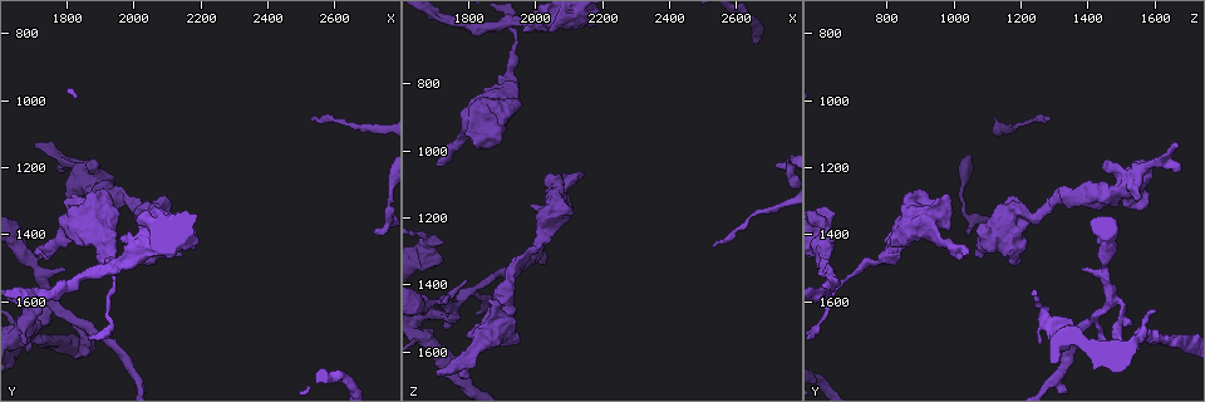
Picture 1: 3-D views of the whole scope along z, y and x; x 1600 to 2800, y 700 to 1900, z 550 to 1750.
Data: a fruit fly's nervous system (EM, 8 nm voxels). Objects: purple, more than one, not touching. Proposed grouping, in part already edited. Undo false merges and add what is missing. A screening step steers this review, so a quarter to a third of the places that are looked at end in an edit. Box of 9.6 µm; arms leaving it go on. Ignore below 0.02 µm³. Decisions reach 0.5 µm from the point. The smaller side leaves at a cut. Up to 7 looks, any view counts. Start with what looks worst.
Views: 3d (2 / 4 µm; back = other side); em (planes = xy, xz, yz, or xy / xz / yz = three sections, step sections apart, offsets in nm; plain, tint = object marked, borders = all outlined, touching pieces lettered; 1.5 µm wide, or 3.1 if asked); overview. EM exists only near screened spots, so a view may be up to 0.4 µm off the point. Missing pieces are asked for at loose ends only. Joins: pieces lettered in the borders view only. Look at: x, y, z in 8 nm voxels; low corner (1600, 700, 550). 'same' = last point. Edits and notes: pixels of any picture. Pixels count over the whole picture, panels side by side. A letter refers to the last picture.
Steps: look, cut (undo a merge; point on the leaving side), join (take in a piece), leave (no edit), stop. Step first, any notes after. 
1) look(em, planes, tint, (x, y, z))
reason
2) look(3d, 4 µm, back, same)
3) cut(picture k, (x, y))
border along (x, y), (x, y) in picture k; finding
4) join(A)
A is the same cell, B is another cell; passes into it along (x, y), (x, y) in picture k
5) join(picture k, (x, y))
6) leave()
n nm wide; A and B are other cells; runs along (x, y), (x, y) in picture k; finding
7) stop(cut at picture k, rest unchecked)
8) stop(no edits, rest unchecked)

look(em, planes, borders, (1820, 1770, 1490))
an open end

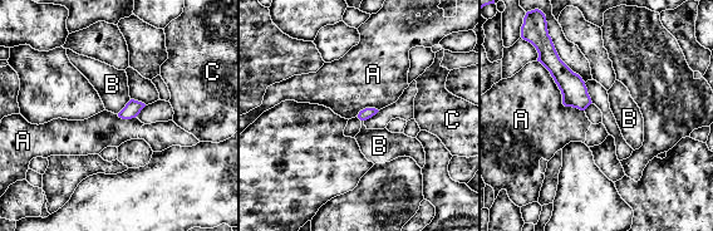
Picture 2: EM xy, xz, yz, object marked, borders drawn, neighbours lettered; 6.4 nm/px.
leave()
A, B and C are other cells; border along (540, 63), (561, 102), (584, 111) in picture 2; no lettered piece goes on from it

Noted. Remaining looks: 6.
look(em, xz, step 8, tint, (1710, 1460, 1050))
branch stops here

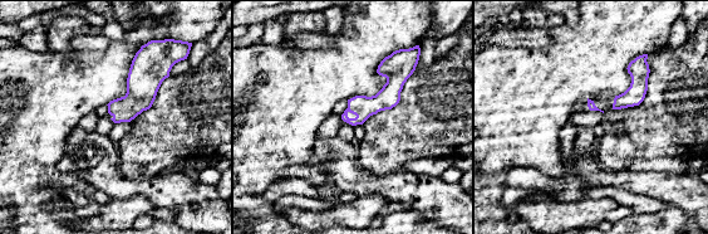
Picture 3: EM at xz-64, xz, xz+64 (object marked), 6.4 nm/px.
look(em, xz, step 8, borders, same)

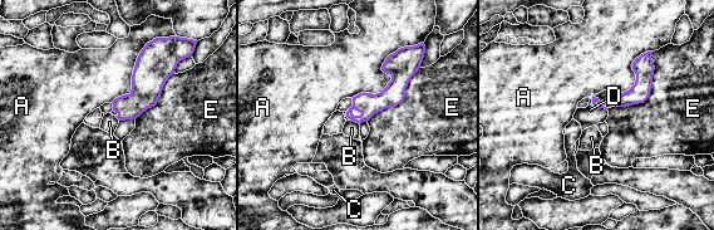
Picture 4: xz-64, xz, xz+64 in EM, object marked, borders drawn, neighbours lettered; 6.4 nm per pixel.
join(D)
D is the same cell, A, B, C and E are other cells; passes into it along (596, 103), (597, 107), (590, 116) in picture 4; it goes on there

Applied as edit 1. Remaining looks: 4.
look(overview)

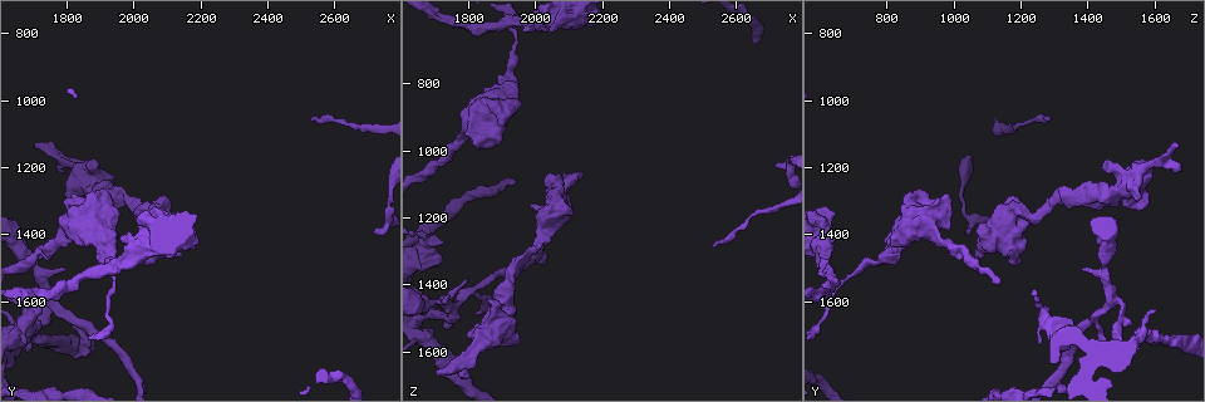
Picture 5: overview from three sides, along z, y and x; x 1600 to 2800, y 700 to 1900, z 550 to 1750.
look(3d, 4 µm, (1710, 1140, 1660))
branch stops here

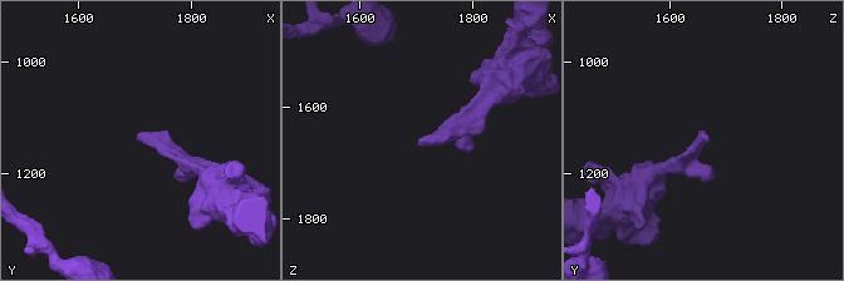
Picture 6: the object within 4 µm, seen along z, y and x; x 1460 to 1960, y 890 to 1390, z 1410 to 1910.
look(em, planes, borders, (1700, 1140, 1670))

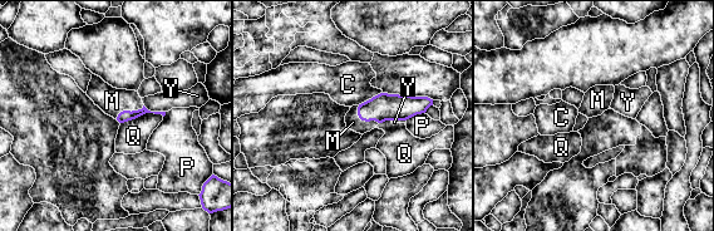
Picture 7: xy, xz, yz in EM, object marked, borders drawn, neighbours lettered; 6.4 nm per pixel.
join(M)
Q touches over 280 nm; M is the same cell, C, P, Q and Y are other cells; passes into it along (124, 116), (129, 111), (112, 101) in picture 7; it goes on there

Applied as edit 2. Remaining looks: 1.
stop(join at picture 4, join at picture 7, rest unchecked)

